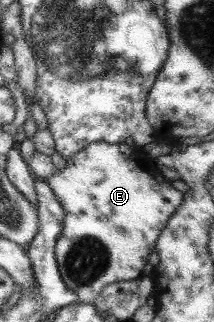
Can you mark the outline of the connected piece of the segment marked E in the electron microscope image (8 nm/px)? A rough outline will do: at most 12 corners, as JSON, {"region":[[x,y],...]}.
{"region":[[92,142],[43,179],[79,303],[142,277],[183,199],[138,147]]}

